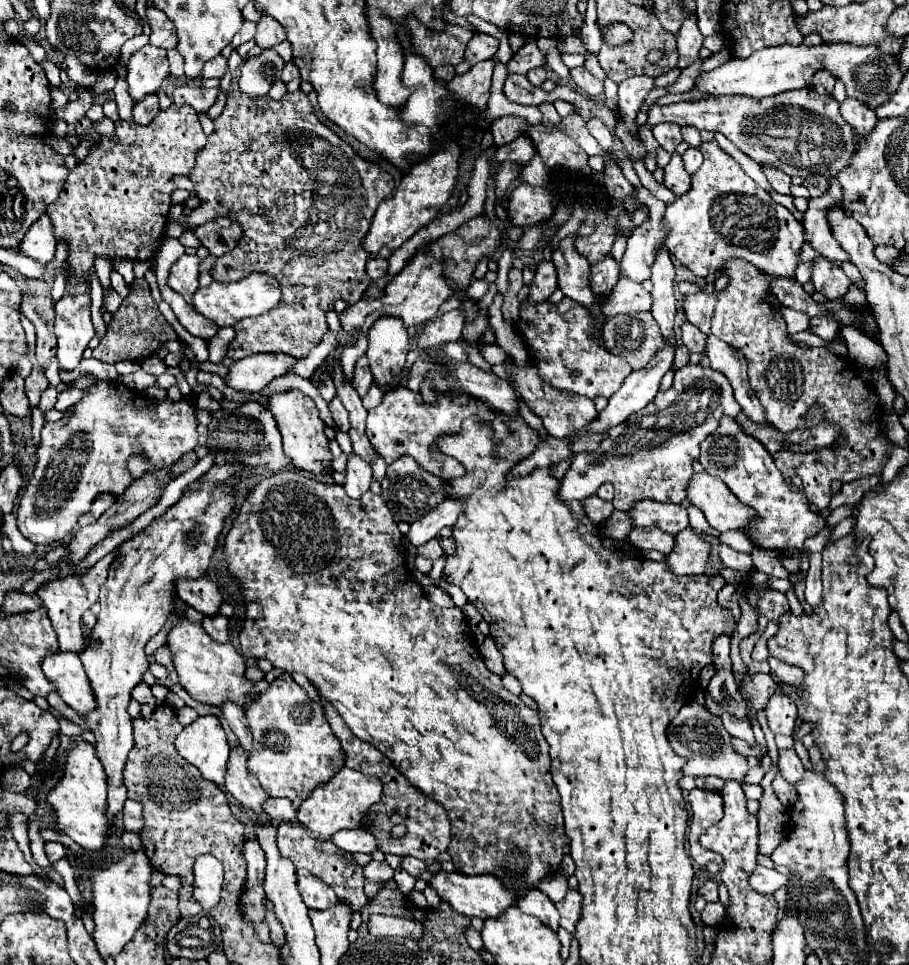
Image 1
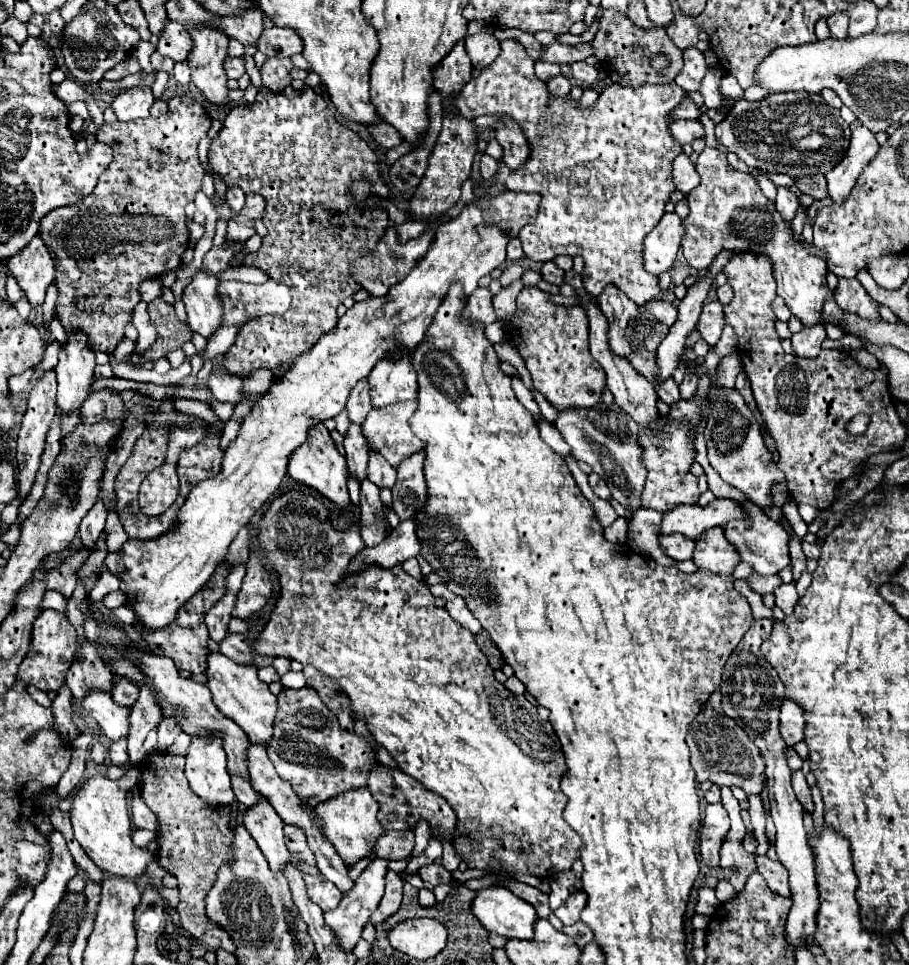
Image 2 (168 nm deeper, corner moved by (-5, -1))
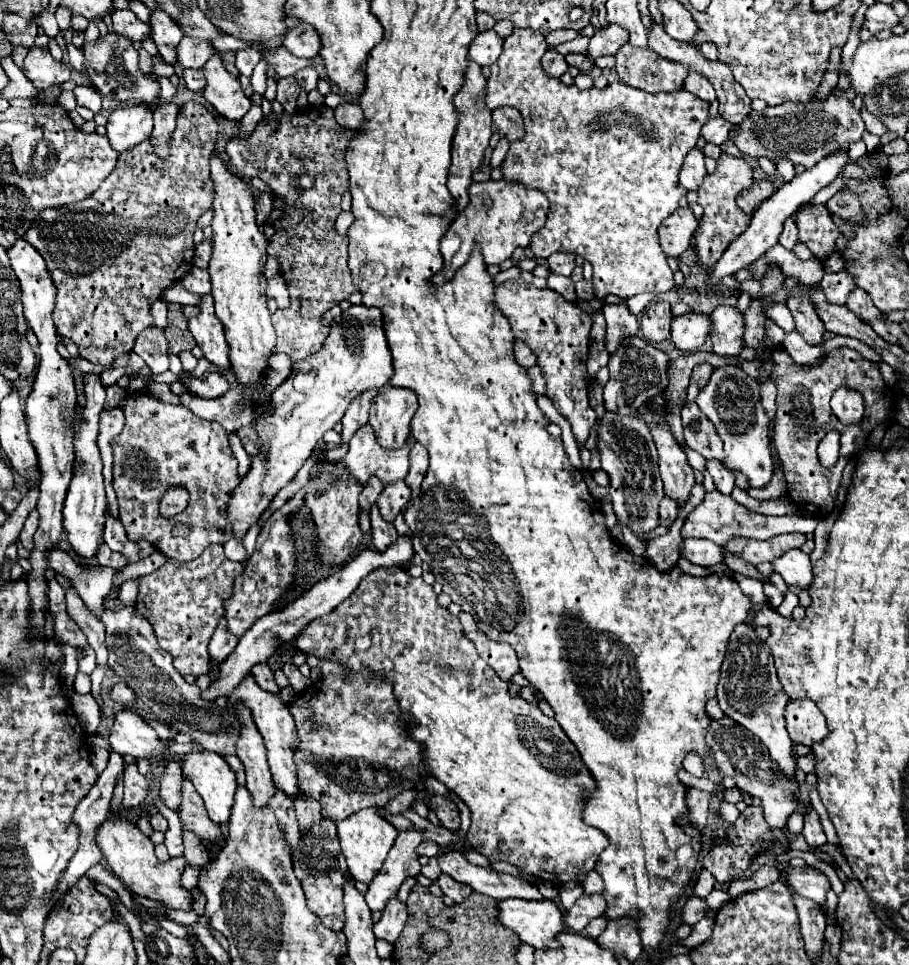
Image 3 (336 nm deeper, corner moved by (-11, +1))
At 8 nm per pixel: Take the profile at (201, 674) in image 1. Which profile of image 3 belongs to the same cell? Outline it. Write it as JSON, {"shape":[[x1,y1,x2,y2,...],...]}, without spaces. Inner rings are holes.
{"shape":[[248,675,228,697,228,705,232,707,236,701,242,701,244,705,248,705,252,709,252,719,260,731,260,735,264,737,266,749,268,749,268,767,272,771,272,781,276,783,276,787,280,791,284,791,288,797,296,797,300,793,298,789,298,779,296,779,296,763,294,763,294,751,300,743,300,739,296,739,296,727,294,727,294,719,290,715,288,705,278,699,276,695,264,691,258,687,256,679,252,675]]}

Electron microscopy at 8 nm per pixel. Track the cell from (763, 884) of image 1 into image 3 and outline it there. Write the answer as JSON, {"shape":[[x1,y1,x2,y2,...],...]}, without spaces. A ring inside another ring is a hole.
{"shape":[[786,867,788,869,788,883,800,893,816,903,826,901,826,893,830,889,830,881,826,875,812,867]]}

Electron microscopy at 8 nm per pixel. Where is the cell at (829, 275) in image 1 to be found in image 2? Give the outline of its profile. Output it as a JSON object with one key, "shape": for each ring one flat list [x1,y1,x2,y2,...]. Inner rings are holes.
{"shape":[[840,277,834,289,834,299,842,311,856,313,864,319,880,319,878,303,866,293,866,289,858,283,858,279,846,281,846,277]]}

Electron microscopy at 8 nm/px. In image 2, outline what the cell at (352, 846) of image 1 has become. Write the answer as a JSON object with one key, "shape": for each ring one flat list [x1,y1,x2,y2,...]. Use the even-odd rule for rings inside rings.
{"shape":[[384,831,374,845,374,857,408,859,414,847,414,831]]}

